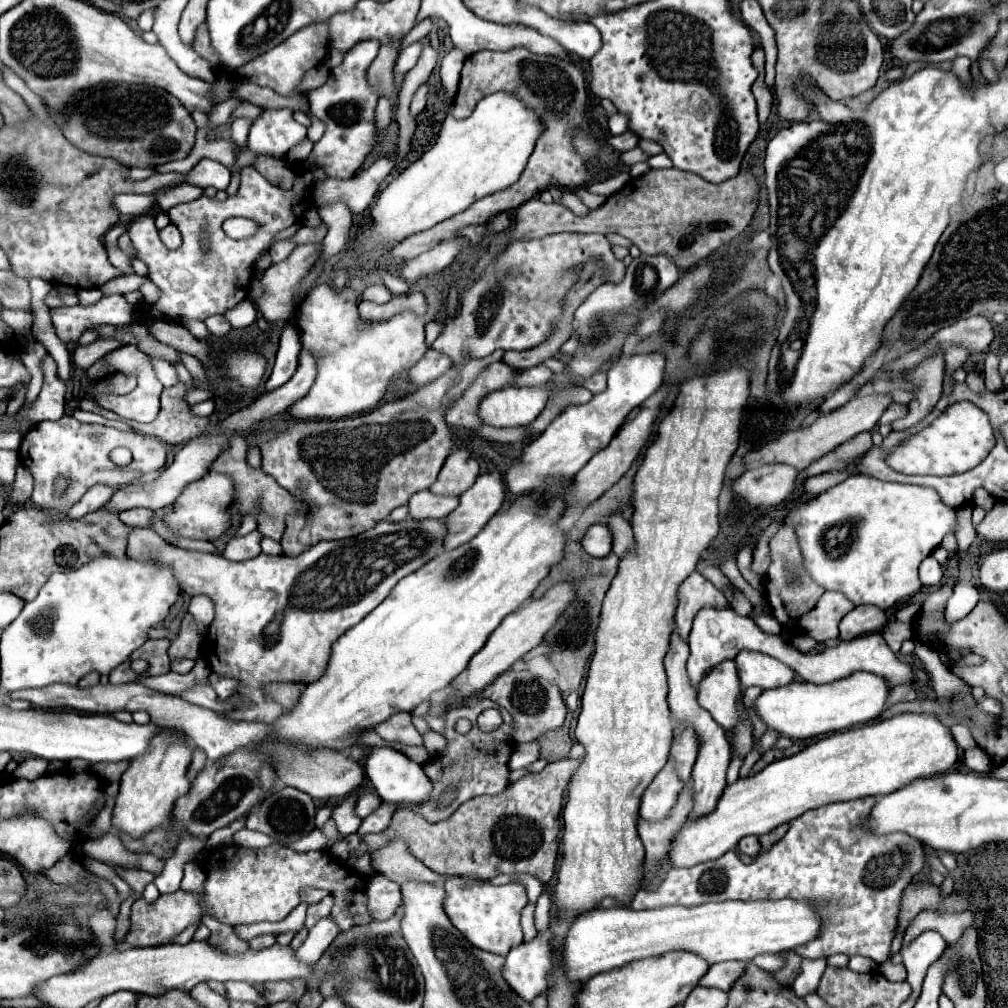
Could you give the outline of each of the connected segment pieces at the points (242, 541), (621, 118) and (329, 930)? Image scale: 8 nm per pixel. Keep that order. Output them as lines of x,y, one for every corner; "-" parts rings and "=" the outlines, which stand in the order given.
258,530
246,534
246,536
238,536
238,538
232,538
224,550
224,558
228,560
234,560
234,562
240,562
240,560
248,560
248,558
256,558
262,548
260,548
260,542
262,542
262,534
=
618,112
618,114
610,116
608,124
610,124
610,132
612,134
624,134
628,130
628,116
624,116
624,114
=
324,918
310,930
304,944
296,950
296,956
300,956
304,964
316,964
336,936
338,936
336,922
332,918

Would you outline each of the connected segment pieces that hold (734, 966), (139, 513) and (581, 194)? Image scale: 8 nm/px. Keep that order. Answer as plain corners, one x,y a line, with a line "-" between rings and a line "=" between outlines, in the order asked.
718,962
718,964
712,964
712,968
700,980
700,984
714,986
714,988
720,988
720,990
728,992
732,988
732,982
736,982
744,974
744,968
746,968
744,962
=
132,508
132,510
124,510
120,512
120,520
126,526
150,526
152,522
152,510
144,510
144,508
=
574,188
572,192
574,192
574,194
576,194
576,196
578,196
578,198
580,198
580,200
582,200
582,202
584,202
584,204
590,208
590,210
598,208
598,206
600,206
600,204
604,204
604,200
606,200
604,196
592,194
592,192
588,192
586,188

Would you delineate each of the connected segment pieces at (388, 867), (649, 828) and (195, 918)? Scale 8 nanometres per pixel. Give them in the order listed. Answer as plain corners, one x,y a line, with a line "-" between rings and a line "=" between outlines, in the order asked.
396,840
390,846
382,848
382,850
372,850
372,866
378,874
388,876
390,880
398,882
398,884
406,884
412,880
420,880
420,882
428,882
428,884
444,884
446,880
450,880
452,876
440,876
436,872
432,872
430,868
426,868
424,864
420,864
420,860
412,858
412,854
408,852
406,844
=
686,782
686,788
680,794
670,818
662,822
646,822
646,820
638,822
638,834
646,848
646,868
648,868
646,880
654,878
654,870
666,858
672,840
684,826
690,810
692,810
692,782
=
178,890
172,894
160,894
160,898
152,904
144,904
142,906
142,898
138,898
132,904
132,916
130,916
130,932
124,938
122,946
160,946
160,944
168,944
174,940
174,936
178,936
184,928
188,928
190,924
200,924
202,922
202,902
200,902
200,894
196,892
186,892
186,890

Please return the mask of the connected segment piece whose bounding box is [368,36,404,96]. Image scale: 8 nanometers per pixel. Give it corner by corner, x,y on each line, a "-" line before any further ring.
402,38
400,40
394,40
392,44
384,44
380,46
380,52
378,52
378,58
374,60
374,64
370,66
368,70
368,80
370,84
378,86
382,96
392,96
394,92
394,86
392,86
392,70
394,70
394,64
396,64
396,58
400,54
400,44
402,44

